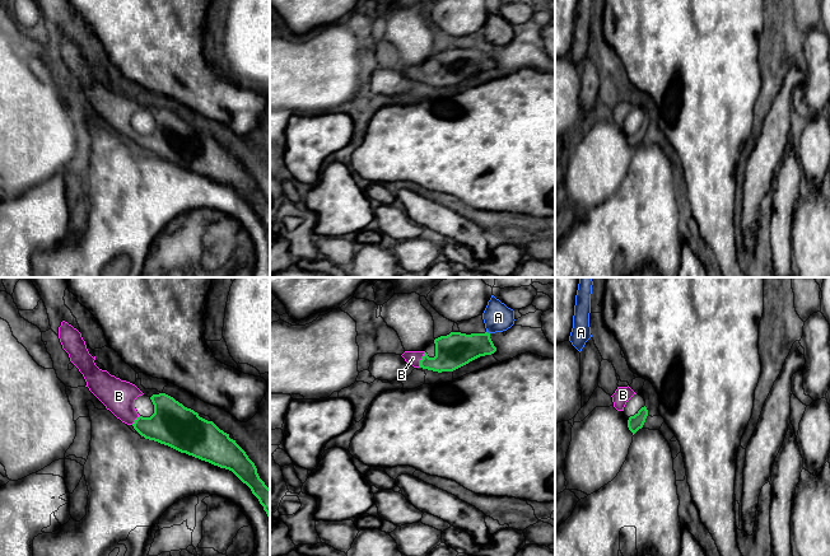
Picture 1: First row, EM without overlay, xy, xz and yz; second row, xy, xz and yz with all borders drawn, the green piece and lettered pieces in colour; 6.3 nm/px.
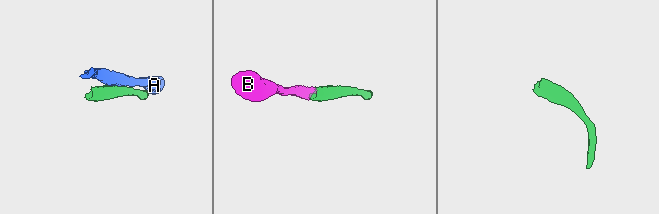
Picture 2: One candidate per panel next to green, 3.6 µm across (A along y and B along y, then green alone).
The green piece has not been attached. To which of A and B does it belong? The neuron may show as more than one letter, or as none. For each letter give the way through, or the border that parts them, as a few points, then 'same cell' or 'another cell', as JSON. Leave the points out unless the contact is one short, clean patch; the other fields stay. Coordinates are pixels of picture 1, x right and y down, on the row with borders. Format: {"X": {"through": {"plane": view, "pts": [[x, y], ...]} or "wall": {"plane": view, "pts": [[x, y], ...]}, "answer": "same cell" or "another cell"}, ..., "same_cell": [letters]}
{"A": {"answer": "another cell"}, "B": {"through": {"plane": "xz", "pts": [[455, 350], [443, 361], [420, 360], [413, 358]]}, "answer": "same cell"}, "same_cell": ["B"]}

